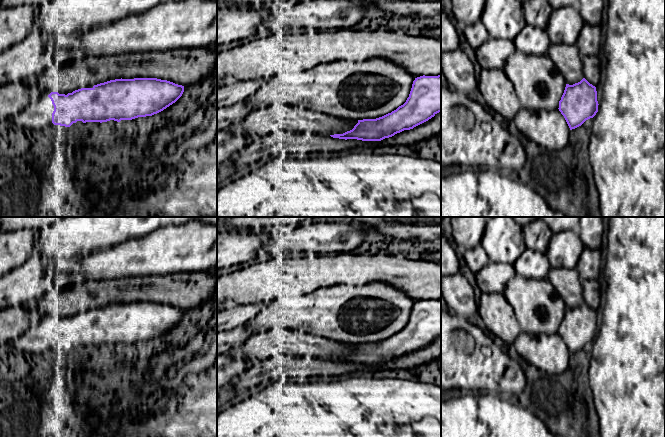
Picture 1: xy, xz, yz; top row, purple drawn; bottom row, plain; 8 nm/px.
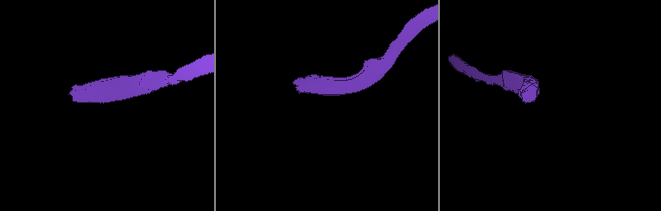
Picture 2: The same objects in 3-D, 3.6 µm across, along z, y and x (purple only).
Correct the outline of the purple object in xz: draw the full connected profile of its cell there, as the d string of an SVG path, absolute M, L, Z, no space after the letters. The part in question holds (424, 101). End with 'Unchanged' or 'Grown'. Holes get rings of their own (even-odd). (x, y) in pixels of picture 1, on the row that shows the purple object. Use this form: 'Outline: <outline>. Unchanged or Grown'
Outline: M441 75L415 78L406 102L376 119L358 120L350 131L330 135L339 139L381 141L428 121L441 112Z. Unchanged

